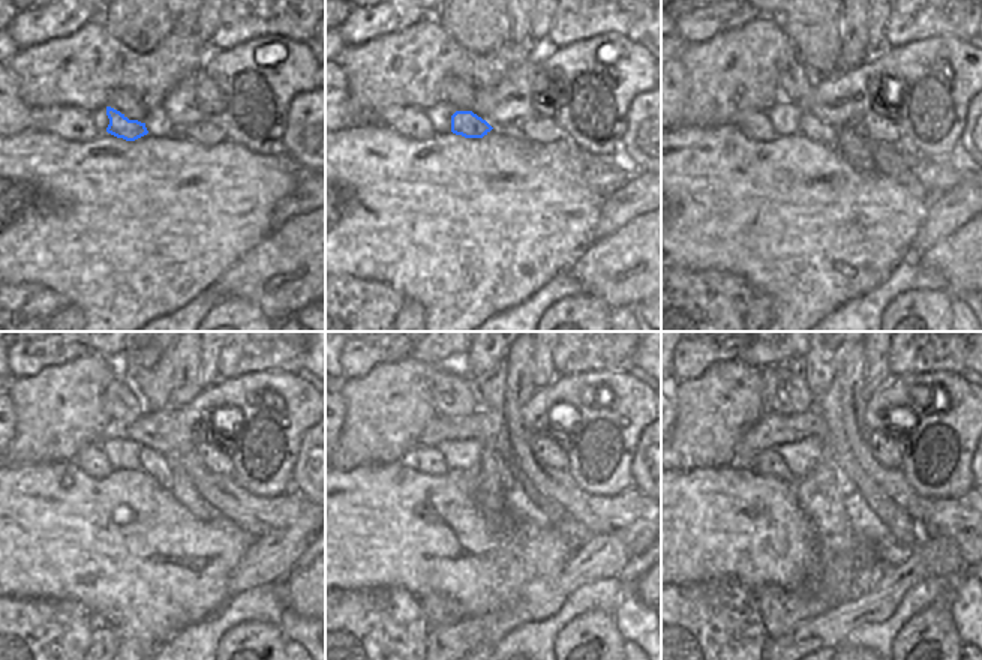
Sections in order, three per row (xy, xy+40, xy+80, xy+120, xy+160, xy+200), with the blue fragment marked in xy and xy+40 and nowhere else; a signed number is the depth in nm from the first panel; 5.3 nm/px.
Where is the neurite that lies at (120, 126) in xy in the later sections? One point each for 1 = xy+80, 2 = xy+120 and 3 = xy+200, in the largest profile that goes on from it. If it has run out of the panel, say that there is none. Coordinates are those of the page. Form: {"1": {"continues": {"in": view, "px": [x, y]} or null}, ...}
{"1": {"continues": {"in": "xy+80", "px": [810, 126]}}, "2": {"continues": {"in": "xy+120", "px": [153, 464]}}, "3": {"continues": {"in": "xy+200", "px": [844, 483]}}}

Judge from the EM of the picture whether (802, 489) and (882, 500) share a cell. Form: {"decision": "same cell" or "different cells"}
{"decision": "different cells"}

